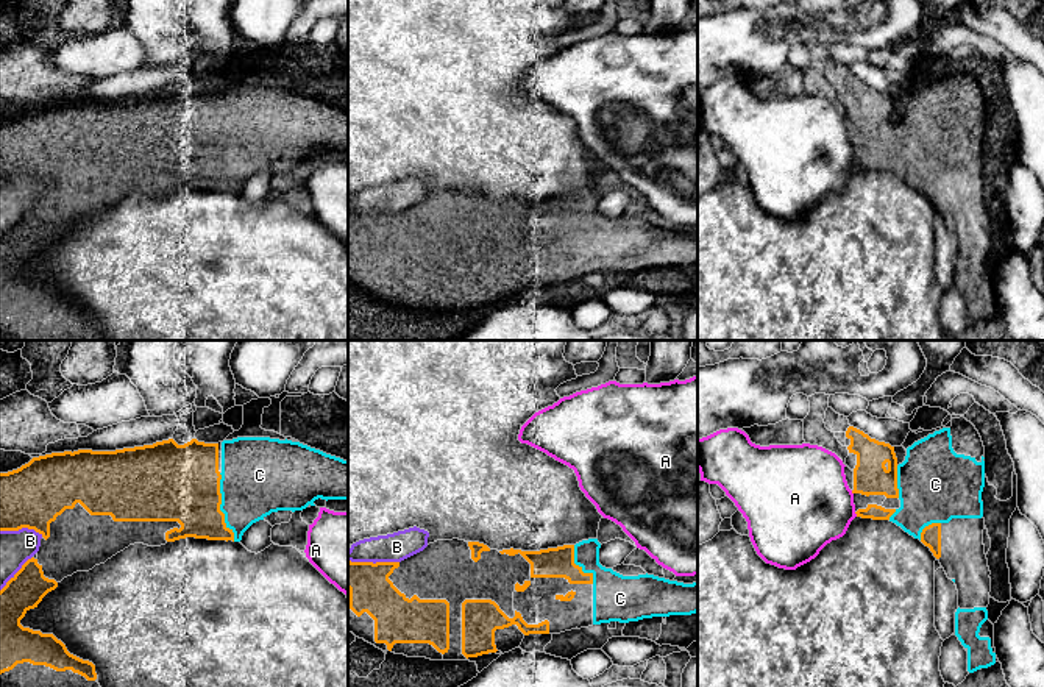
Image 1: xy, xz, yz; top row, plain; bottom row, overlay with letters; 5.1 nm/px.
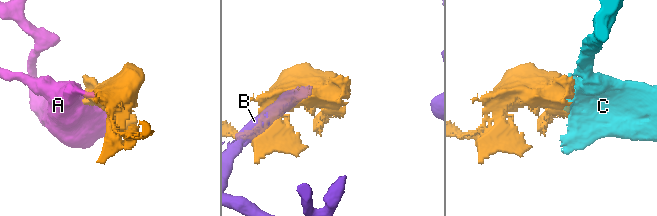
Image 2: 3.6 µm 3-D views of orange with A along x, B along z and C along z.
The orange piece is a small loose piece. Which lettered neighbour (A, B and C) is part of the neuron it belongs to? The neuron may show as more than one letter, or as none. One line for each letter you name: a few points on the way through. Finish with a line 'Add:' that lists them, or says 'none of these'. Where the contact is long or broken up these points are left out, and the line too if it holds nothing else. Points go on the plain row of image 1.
Add: C

